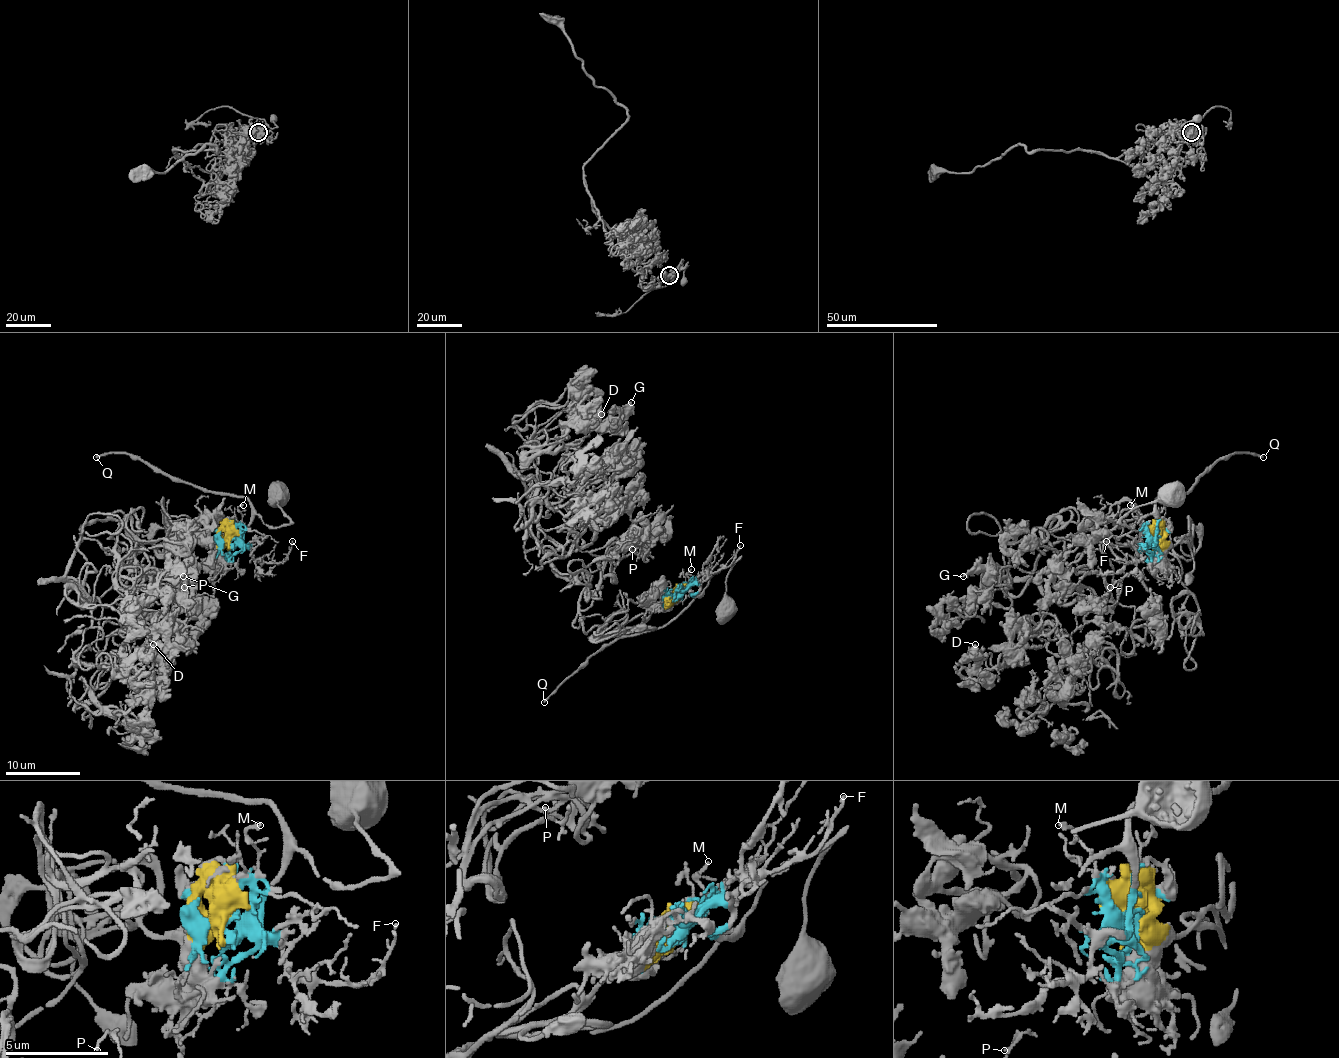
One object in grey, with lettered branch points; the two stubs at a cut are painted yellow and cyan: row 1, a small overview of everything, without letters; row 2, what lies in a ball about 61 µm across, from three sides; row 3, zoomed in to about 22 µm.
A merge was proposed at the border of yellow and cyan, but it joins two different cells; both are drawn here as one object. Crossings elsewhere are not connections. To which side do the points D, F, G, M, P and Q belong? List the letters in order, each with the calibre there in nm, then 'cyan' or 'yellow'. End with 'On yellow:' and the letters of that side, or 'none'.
D: 480 nm | yellow
F: 120 nm | cyan
G: 440 nm | yellow
M: 130 nm | cyan
P: 110 nm | yellow
Q: 180 nm | cyan
On yellow: D, G, P

